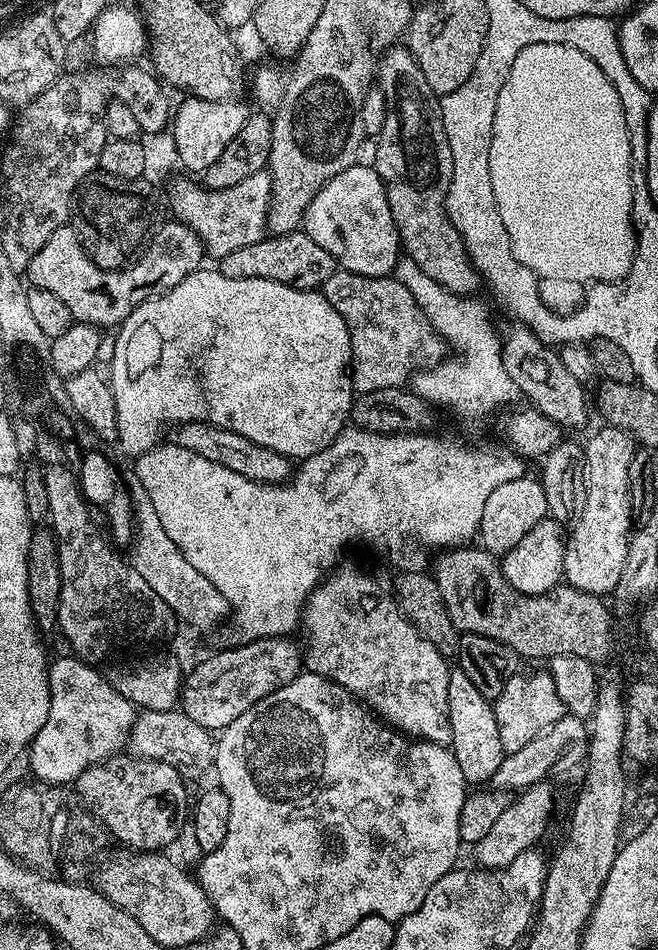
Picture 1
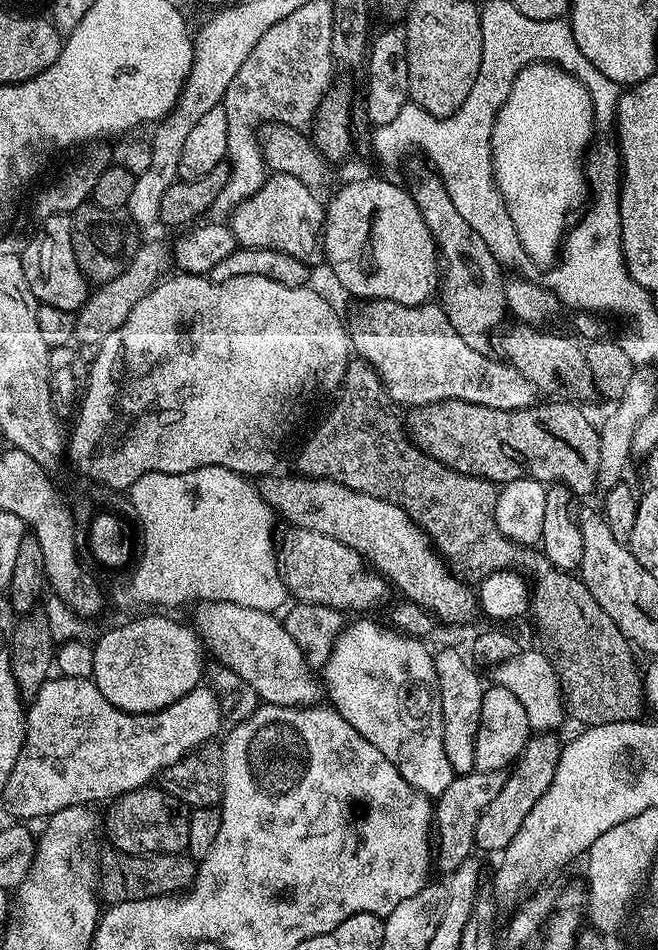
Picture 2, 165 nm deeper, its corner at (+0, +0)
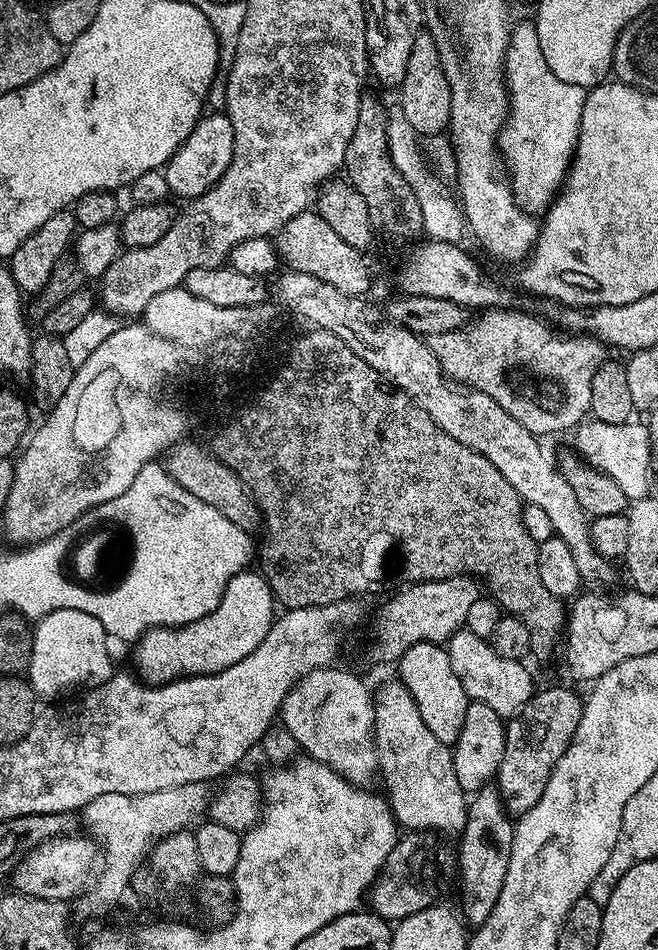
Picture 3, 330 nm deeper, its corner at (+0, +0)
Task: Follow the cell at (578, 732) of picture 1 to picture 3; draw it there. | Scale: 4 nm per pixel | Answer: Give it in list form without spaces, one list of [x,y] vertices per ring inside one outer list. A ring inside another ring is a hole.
[[[409,831],[397,839],[370,889],[371,911],[389,922],[399,922],[437,903],[436,840],[430,832]]]

